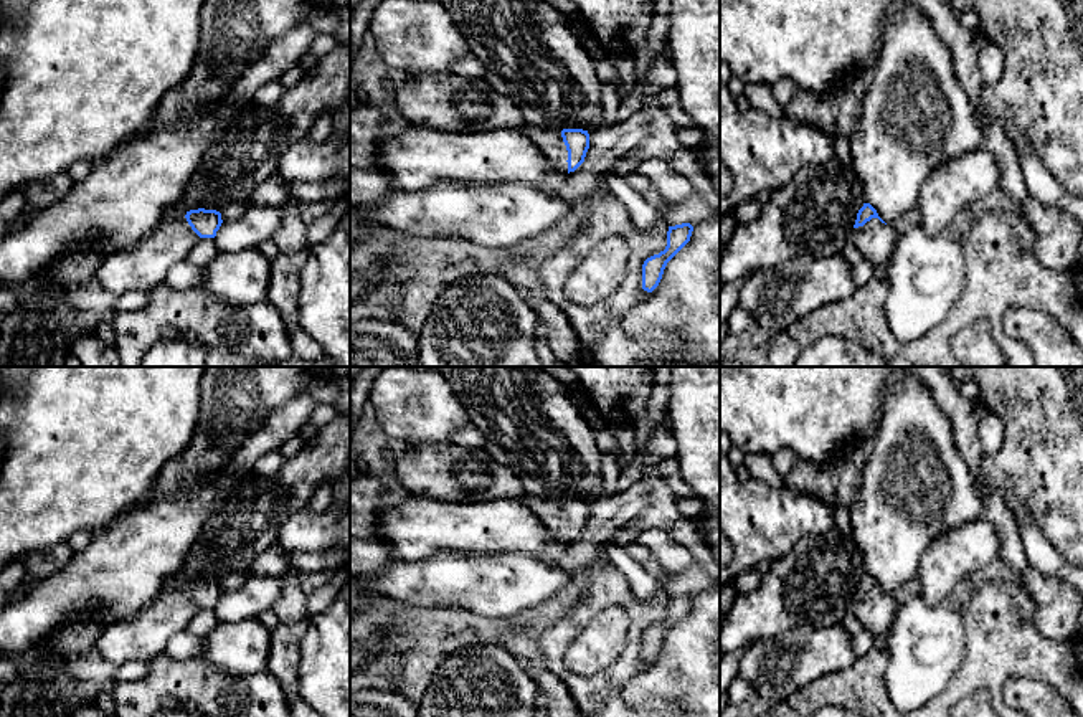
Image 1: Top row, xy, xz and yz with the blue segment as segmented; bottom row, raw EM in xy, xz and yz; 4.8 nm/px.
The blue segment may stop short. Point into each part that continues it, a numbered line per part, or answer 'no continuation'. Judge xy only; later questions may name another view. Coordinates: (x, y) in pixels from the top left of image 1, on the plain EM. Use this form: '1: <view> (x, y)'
1: xy (142, 638)

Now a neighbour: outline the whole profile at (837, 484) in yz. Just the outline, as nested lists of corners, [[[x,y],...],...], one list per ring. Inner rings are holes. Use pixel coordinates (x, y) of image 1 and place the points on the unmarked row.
[[[873,436],[845,444],[827,468],[799,458],[784,477],[786,486],[819,497],[832,510],[850,507],[862,484],[863,464],[872,453]]]

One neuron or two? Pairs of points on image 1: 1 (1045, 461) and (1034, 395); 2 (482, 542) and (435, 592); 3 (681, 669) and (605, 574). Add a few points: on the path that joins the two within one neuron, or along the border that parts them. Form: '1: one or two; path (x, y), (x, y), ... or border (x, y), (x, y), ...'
1: one; path (1045, 445), (1042, 441), (1042, 412)
2: two; border (431, 554), (438, 550), (510, 554)
3: two; border (652, 663), (623, 688)

